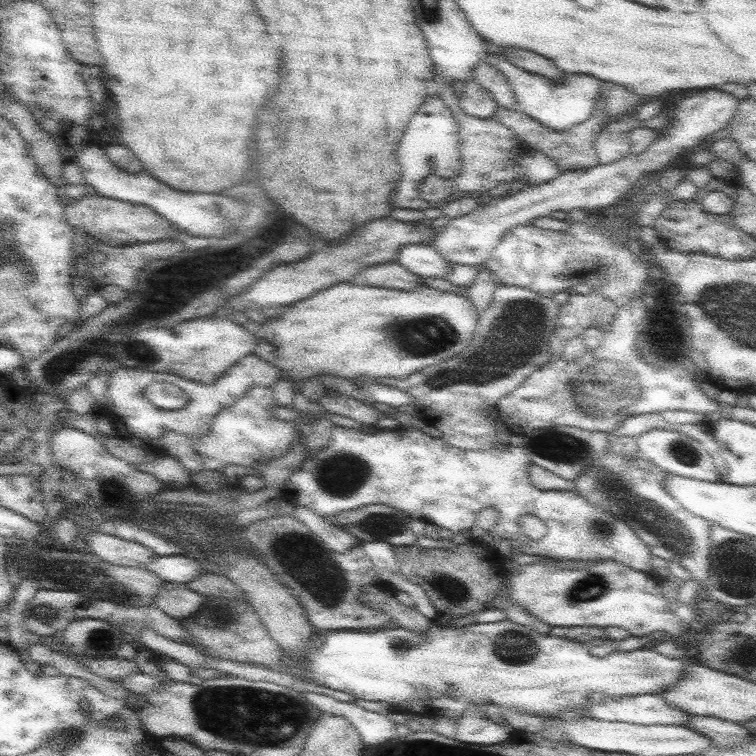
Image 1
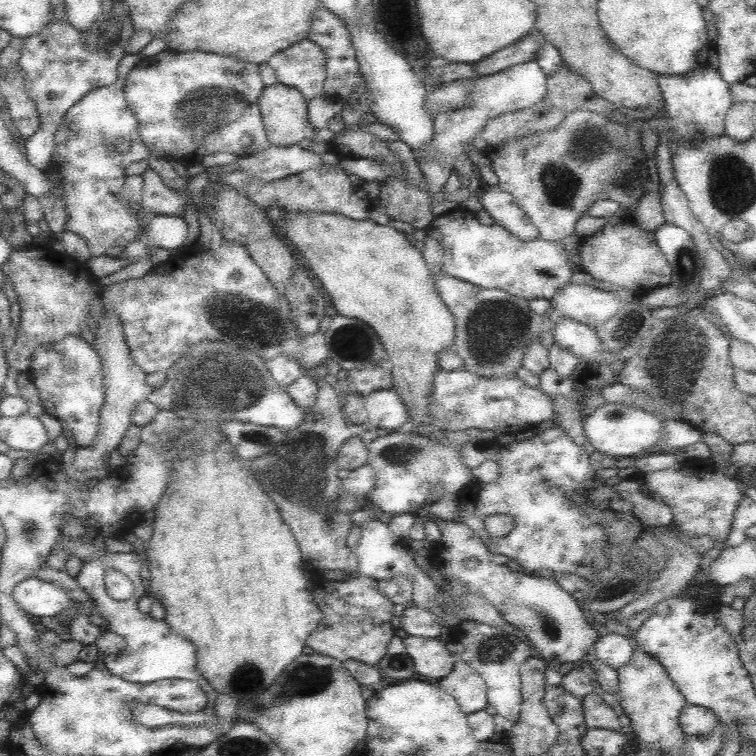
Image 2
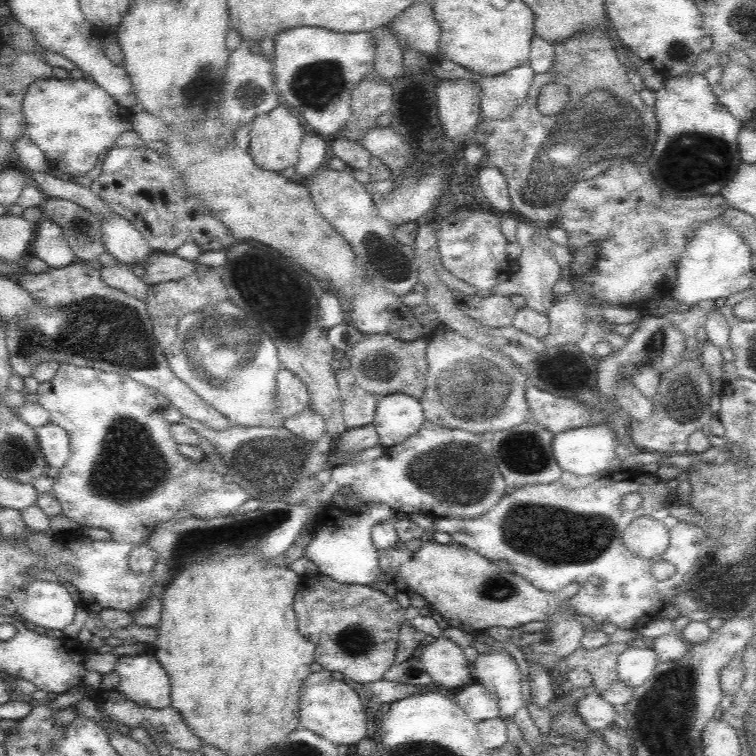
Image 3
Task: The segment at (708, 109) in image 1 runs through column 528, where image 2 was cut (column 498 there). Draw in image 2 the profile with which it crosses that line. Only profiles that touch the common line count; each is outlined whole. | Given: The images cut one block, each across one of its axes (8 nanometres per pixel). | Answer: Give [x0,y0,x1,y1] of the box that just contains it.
[480,186,539,240]

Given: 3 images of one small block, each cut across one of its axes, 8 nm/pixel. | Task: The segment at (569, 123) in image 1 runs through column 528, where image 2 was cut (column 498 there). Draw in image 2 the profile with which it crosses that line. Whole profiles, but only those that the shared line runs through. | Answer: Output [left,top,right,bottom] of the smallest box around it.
[429,60,547,164]

